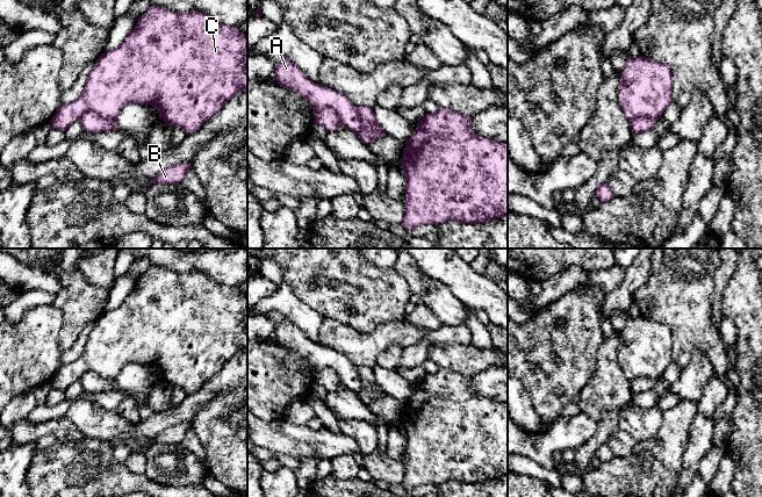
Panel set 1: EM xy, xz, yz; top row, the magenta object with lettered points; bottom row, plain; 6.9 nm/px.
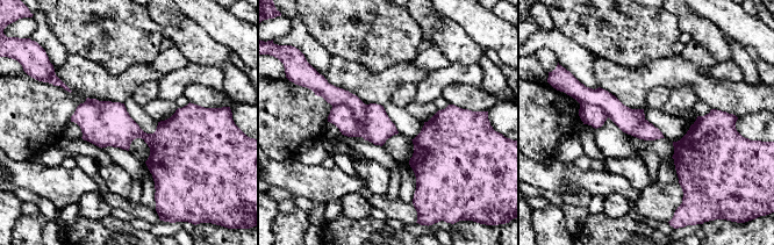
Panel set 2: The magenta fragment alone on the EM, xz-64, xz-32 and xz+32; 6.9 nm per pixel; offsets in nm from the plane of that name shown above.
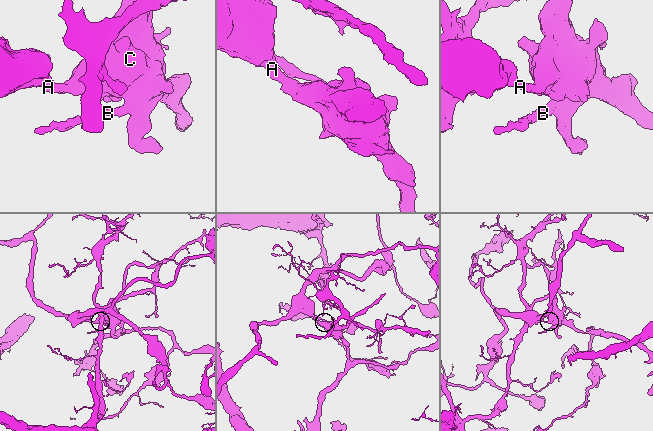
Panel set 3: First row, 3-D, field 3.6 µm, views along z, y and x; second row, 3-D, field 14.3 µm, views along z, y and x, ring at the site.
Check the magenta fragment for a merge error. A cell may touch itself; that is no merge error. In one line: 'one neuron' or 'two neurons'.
two neurons

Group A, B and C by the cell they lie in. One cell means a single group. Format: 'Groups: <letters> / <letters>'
Groups: A / B C

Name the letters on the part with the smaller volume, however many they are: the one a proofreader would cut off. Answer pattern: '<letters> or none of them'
B, C

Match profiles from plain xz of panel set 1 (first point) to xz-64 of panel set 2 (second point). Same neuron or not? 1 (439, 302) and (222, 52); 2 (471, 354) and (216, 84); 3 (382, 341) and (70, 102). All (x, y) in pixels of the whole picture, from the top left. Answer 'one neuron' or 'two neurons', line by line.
1: one neuron
2: two neurons
3: one neuron

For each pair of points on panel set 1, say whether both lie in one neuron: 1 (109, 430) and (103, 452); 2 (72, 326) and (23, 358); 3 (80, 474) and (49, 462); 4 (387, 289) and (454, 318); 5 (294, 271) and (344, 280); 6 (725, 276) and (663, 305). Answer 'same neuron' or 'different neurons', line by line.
1: different neurons
2: different neurons
3: same neuron
4: different neurons
5: same neuron
6: different neurons

